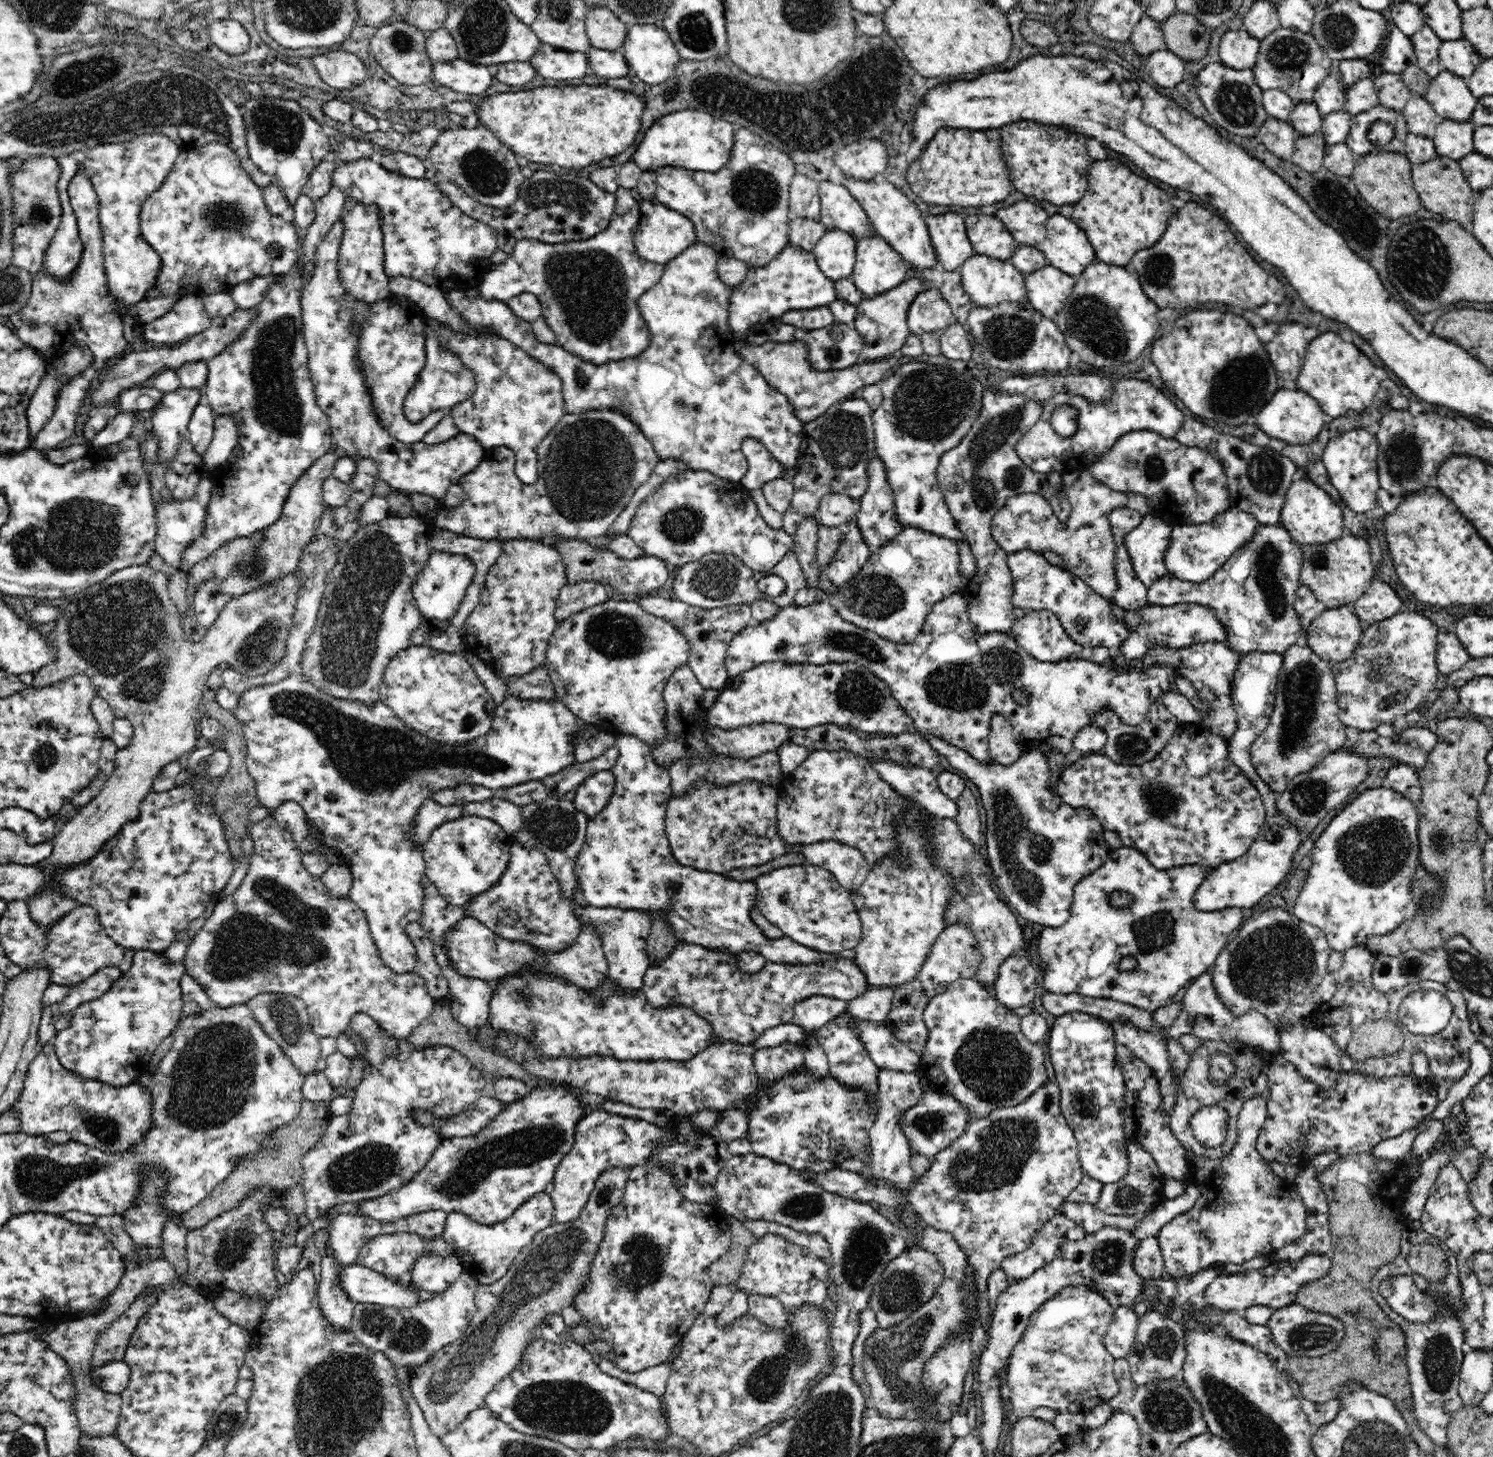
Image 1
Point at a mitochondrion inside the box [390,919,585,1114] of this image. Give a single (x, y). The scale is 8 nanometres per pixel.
(524, 997)

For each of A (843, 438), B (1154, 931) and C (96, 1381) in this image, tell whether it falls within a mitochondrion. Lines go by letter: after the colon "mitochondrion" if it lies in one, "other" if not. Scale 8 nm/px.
A: mitochondrion
B: mitochondrion
C: other

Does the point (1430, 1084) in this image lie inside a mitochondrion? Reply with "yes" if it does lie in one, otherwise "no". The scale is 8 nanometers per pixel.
no

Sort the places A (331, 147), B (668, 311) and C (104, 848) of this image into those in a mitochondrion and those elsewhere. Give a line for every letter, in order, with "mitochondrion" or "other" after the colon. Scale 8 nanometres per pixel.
A: other
B: other
C: other

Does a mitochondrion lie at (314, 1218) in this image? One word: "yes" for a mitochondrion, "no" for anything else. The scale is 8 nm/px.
no

